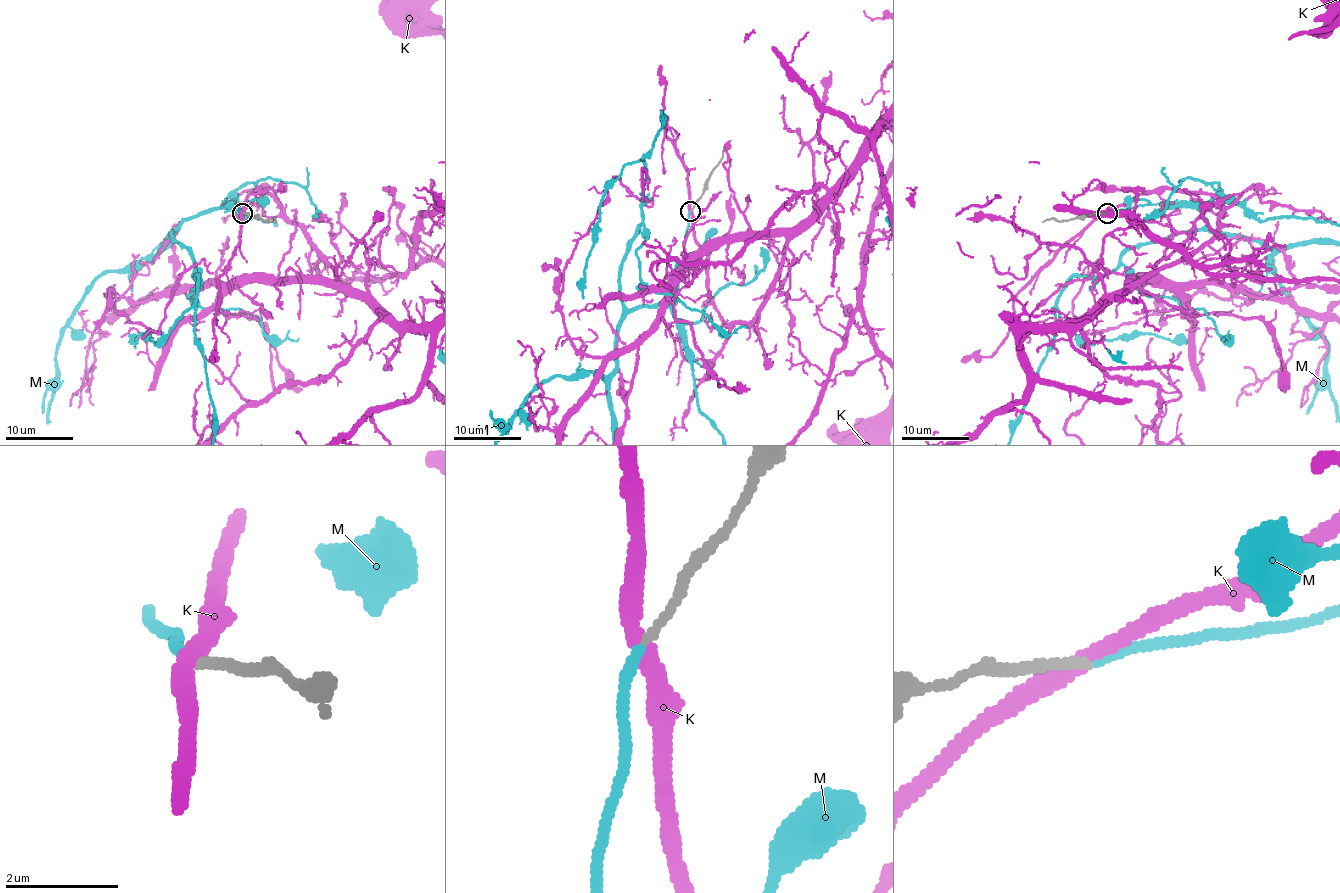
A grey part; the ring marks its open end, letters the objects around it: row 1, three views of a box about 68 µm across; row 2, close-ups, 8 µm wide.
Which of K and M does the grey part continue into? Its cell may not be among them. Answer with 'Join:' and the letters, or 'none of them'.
Join: M

